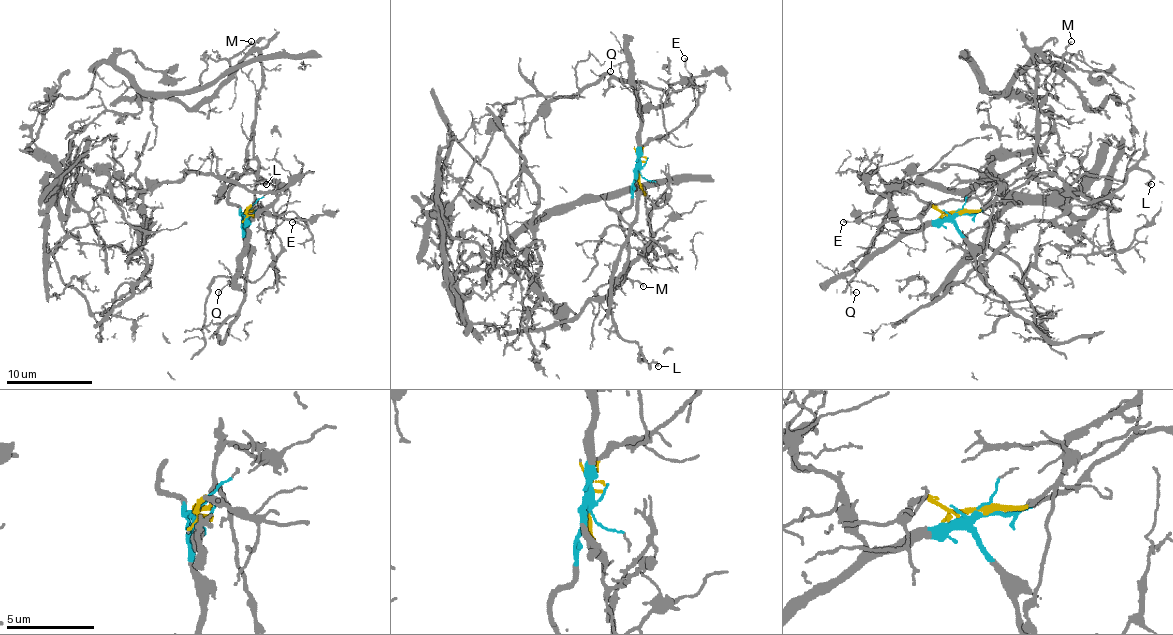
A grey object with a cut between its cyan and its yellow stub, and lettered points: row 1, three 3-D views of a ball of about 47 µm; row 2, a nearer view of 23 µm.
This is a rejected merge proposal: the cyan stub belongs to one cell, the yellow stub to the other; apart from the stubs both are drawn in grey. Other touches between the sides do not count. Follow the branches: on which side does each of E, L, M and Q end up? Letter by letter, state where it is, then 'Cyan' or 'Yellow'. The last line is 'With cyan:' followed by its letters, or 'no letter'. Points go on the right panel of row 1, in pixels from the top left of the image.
E: Place: (843, 222). Yellow
L: Place: (1151, 184). Cyan
M: Place: (1071, 41). Yellow
Q: Place: (856, 292). Cyan
With cyan: L, Q

